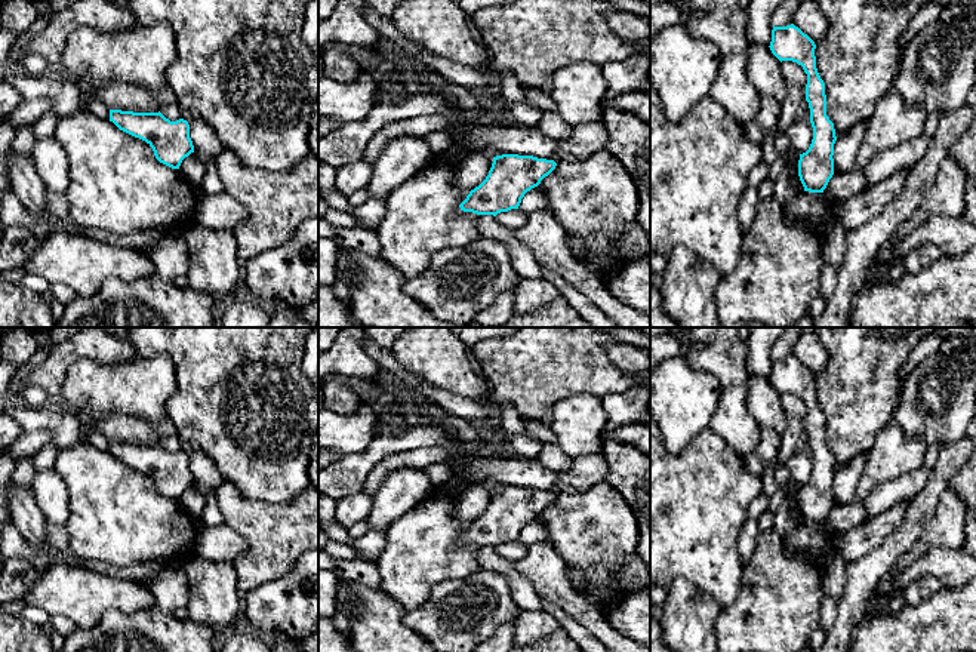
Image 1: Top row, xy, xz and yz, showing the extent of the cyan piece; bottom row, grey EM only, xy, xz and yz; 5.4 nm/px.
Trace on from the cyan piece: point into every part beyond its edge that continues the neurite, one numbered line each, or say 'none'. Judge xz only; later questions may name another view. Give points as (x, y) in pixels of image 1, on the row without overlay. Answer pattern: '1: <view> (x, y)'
1: xz (533, 532)

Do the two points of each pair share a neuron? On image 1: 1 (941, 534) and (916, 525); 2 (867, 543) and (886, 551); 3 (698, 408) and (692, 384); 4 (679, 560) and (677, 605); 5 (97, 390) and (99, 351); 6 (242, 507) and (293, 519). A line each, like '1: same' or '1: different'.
1: different
2: different
3: same
4: different
5: different
6: same

